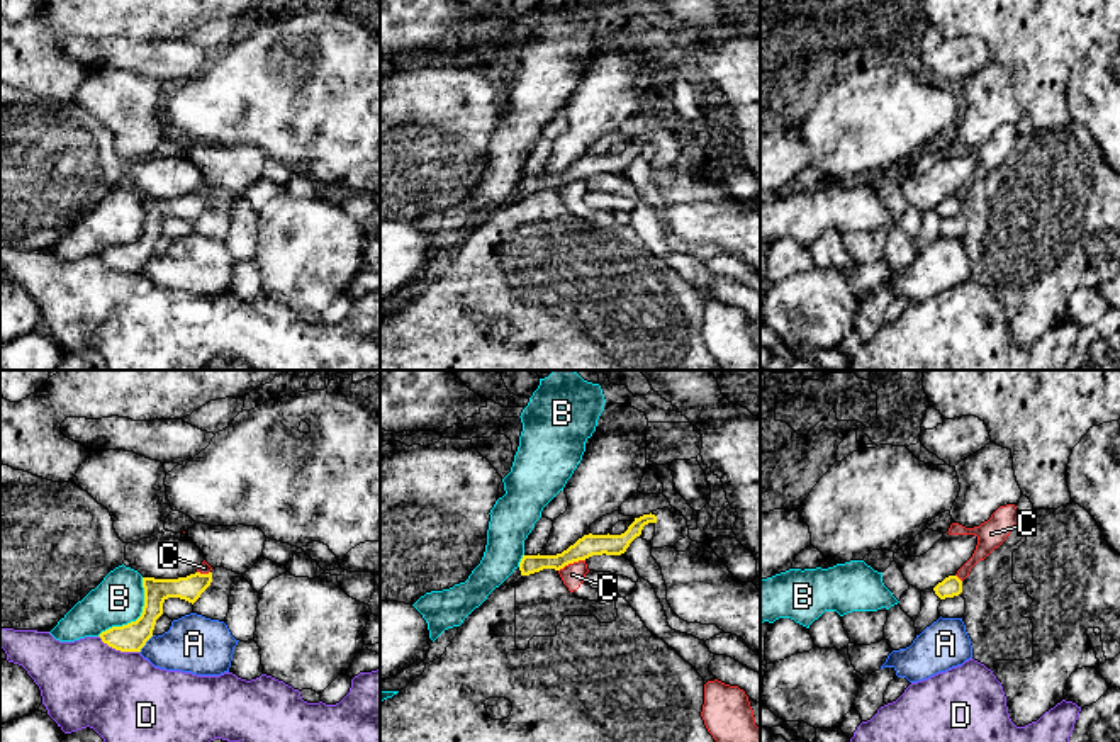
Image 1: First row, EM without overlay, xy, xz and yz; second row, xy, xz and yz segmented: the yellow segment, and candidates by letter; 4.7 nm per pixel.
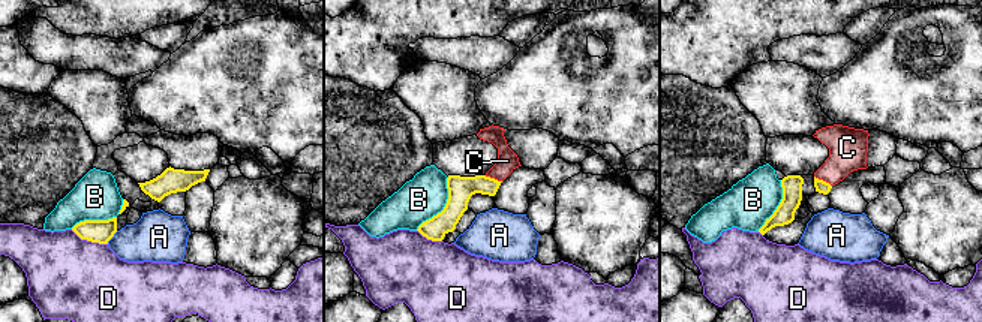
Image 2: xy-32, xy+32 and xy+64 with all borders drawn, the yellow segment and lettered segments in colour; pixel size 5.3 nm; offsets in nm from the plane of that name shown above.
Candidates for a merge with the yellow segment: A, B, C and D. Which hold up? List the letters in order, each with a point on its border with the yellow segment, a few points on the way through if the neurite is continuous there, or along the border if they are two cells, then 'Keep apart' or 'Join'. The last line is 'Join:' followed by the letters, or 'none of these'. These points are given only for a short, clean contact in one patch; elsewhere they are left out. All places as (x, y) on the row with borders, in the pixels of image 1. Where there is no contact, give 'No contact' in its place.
A: Touches yellow at xy (145, 644). Keep apart
B: Touches yellow at xy (138, 618). Boundary: xy (143, 578), (143, 612), (134, 620), (112, 625), (97, 635). Keep apart
C: Touches yellow at xz (571, 562). Boundary: xz (584, 559), (569, 562), (559, 571). Keep apart
D: Touches yellow at xy (117, 649). Keep apart
Join: none of these

